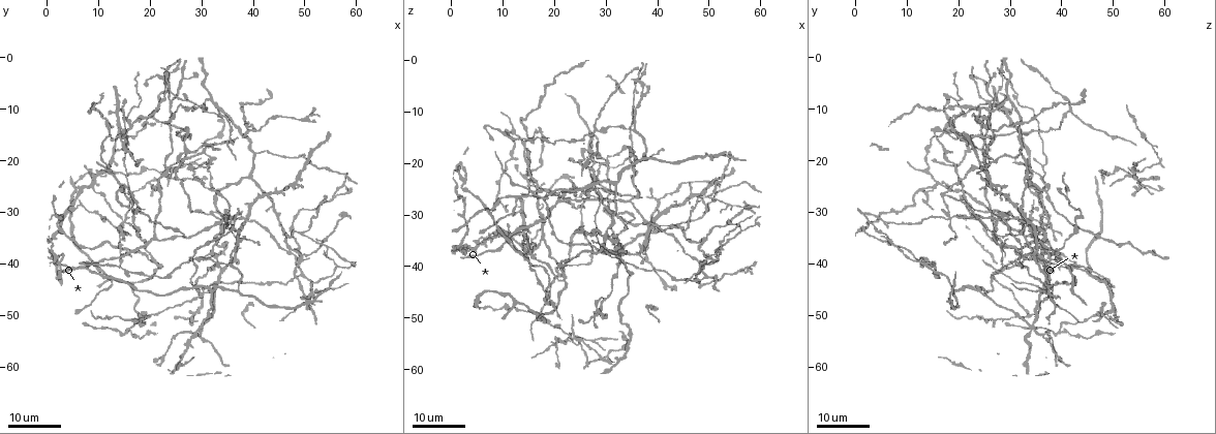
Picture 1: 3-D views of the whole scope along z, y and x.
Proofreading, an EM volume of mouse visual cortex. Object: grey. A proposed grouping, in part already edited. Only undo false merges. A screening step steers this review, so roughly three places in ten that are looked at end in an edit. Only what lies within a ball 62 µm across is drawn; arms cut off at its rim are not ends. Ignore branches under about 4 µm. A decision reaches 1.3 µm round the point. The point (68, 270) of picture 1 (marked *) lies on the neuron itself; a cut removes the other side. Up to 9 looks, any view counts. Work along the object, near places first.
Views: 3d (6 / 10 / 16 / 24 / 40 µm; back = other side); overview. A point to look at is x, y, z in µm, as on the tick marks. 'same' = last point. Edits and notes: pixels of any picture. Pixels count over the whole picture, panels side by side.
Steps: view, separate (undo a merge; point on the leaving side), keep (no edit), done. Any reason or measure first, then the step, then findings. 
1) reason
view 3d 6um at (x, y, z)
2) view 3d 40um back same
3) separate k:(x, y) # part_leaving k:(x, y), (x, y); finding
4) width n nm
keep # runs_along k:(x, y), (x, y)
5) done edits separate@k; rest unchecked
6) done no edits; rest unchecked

four-way junction
view 3d 24um at (11.5, 21.5, 13.5)

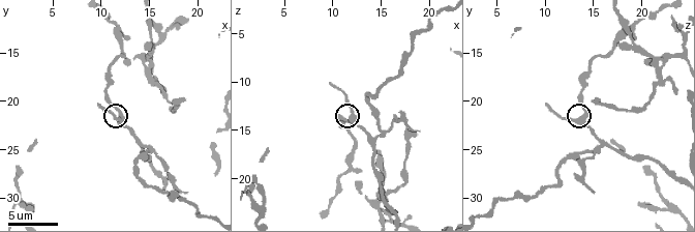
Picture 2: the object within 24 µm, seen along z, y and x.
zoom in
view 3d 10um at (11.6, 21.8, 13.6)

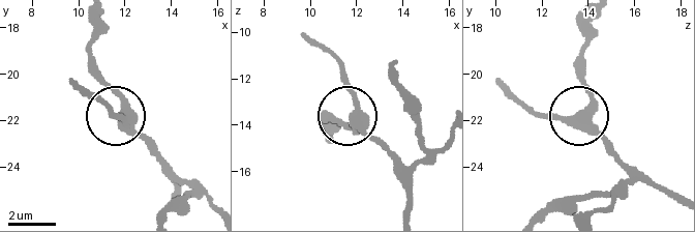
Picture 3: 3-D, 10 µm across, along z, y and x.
arms 4
keep # runs_along 3:(408, 212), (405, 171), (350, 118), (354, 94), (342, 66); continuous, no second neuron

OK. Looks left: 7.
arms part here
view 3d 24um at (40.5, 14.5, 27.5)

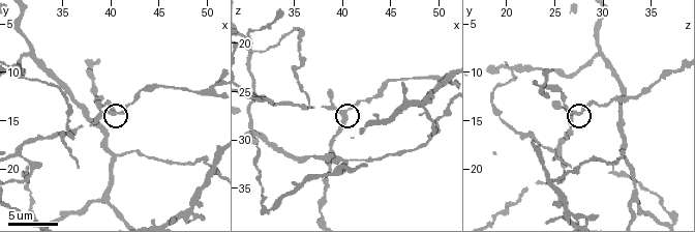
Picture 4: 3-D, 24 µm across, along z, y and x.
view 3d 6um at (40.2, 14.4, 27.2)

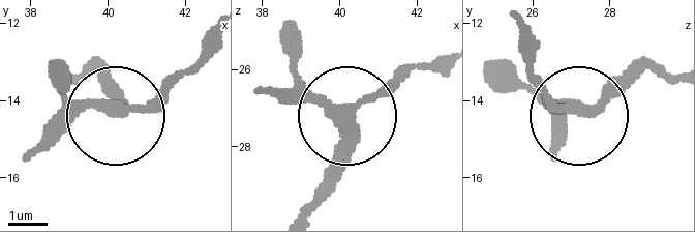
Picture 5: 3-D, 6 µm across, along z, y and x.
keep # runs_along 5:(31, 160), (90, 107), (159, 99), (195, 66); one neuron here

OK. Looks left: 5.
small branch off a trunk
view 3d 16um at (12.5, 43.0, 27.0)

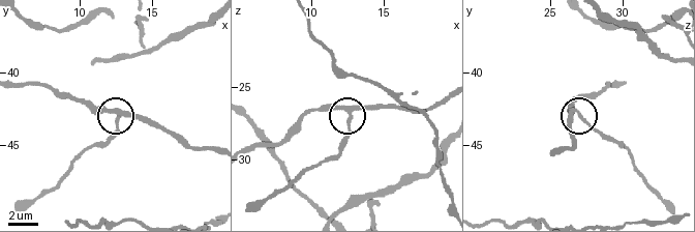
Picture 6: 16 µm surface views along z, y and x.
view 3d 6um at (12.6, 42.8, 27.0)

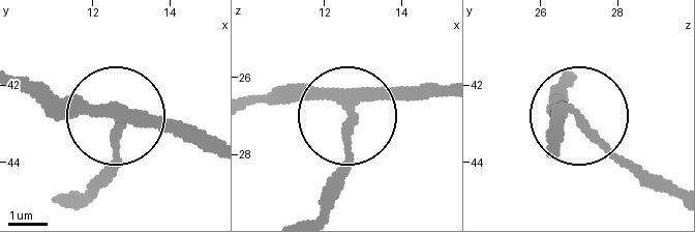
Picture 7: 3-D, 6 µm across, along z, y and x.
from behind
view 3d 6um back at (12.75, 42.80, 27.00)

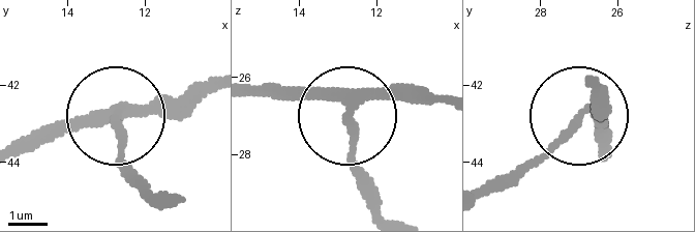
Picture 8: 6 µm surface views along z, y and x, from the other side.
width 270 nm
keep # runs_along 8:(20, 153), (115, 117), (125, 179); one neuron here

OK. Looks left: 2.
thin arm on a thick one
view 3d 24um at (39.5, 32.0, 31.5)

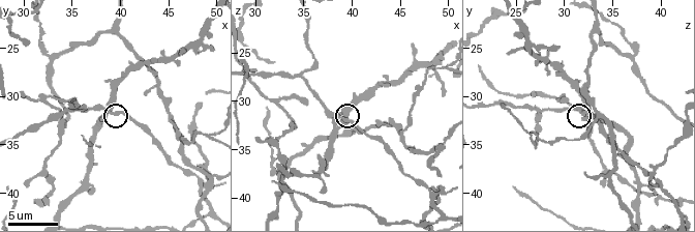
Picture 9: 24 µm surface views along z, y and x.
view 3d 10um at (39.2, 31.6, 32.0)

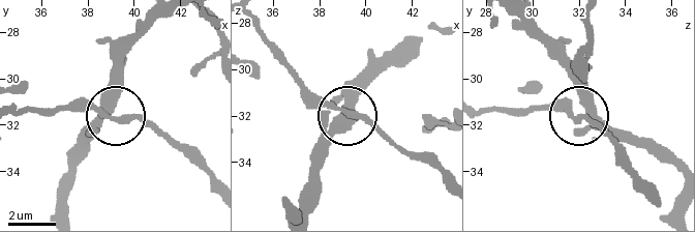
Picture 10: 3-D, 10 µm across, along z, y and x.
side_arm 80 um
keep # runs_along 10:(248, 18), (308, 89), (367, 120), (395, 146); continuous, no second neuron

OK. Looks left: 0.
done no edits; rest unchecked

